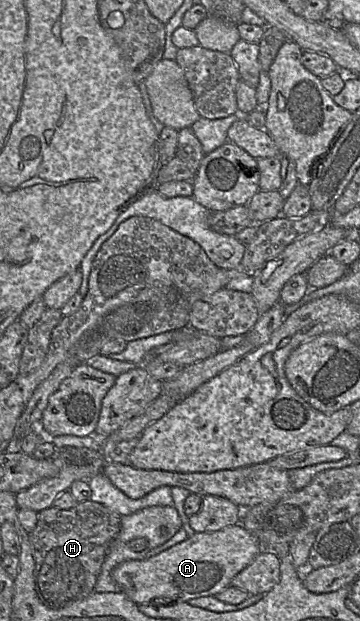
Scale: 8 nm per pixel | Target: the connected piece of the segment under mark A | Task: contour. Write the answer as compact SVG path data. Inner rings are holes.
M235 524L215 532L195 532L183 542L151 558L124 561L113 569L112 578L121 587L121 592L137 605L187 602L198 597L214 596L223 591L261 551L262 546L257 538L241 524Z

